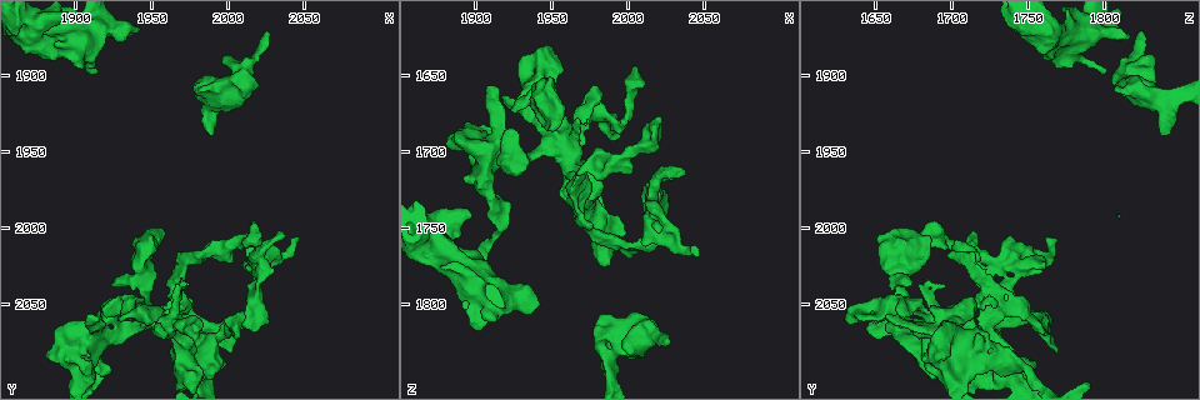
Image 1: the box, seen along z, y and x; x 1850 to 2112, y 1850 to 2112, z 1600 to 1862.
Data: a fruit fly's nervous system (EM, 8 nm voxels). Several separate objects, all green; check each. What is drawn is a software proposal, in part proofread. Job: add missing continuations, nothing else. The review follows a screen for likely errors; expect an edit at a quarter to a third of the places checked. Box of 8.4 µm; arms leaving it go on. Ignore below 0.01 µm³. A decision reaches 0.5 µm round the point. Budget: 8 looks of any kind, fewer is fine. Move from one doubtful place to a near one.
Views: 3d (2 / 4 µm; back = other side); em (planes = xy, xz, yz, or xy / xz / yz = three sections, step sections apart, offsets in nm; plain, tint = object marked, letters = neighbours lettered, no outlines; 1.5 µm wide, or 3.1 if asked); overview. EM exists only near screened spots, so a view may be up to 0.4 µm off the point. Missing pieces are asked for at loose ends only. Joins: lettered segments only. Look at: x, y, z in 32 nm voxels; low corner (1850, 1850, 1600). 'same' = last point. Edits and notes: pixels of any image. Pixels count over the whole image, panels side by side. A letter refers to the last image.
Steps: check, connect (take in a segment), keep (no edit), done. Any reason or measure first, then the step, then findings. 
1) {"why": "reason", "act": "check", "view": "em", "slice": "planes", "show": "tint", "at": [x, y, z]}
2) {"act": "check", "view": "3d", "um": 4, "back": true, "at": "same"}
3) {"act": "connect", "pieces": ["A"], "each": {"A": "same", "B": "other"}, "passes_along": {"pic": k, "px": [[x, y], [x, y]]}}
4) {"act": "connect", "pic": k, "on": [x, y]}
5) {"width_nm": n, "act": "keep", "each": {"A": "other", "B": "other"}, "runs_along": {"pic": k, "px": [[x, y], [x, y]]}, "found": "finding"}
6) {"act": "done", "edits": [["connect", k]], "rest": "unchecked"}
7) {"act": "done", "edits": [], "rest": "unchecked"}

{"why": "branch stops here", "act": "check", "view": "em", "slice": "xz", "step": 4, "show": "plain", "at": [2022, 1872, 1826]}

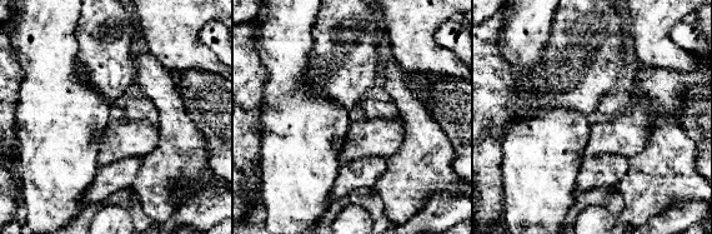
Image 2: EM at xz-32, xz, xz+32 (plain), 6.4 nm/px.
{"why": "see the neighbours", "act": "check", "view": "em", "slice": "xz", "step": 4, "show": "letters", "at": "same"}

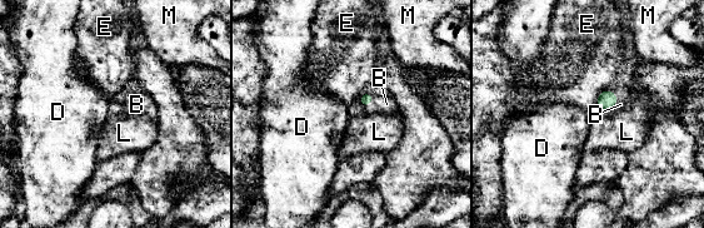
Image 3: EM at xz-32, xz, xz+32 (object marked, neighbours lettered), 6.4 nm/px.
{"act": "connect", "pieces": ["B"], "each": {"B": "same", "D": "other", "E": "other", "L": "other", "M": "other"}, "passes_along": {"pic": 3, "px": [[365, 98], [372, 100], [387, 104]]}, "found": "it goes on there"}

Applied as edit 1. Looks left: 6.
{"act": "check", "view": "overview"}

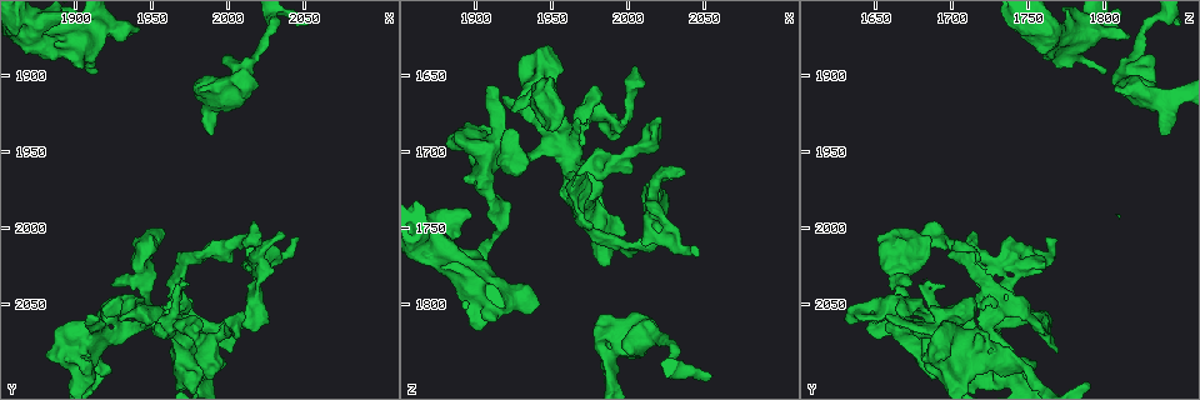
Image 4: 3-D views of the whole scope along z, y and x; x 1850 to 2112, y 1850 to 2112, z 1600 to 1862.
{"why": "an open end", "act": "check", "view": "em", "slice": "planes", "show": "letters", "at": [1912, 1898, 1800]}

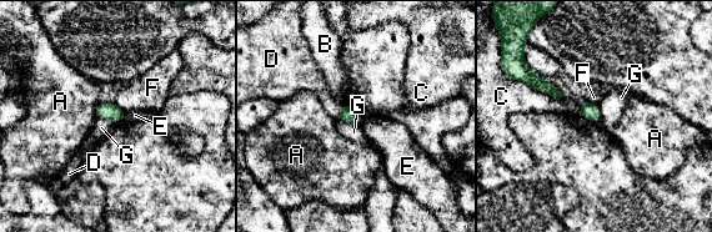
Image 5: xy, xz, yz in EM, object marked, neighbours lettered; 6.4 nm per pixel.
{"longest_contact_nm": ["C", 320], "act": "keep", "each": {"A": "other", "B": "other", "C": "other", "D": "other", "E": "other", "F": "other", "G": "other"}, "border": {"pic": 5, "px": [[336, 119], [360, 125]]}, "found": "none of them fits"}

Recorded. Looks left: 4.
{"why": "thin end", "act": "check", "view": "3d", "um": 4, "at": [1972, 2036, 1696]}

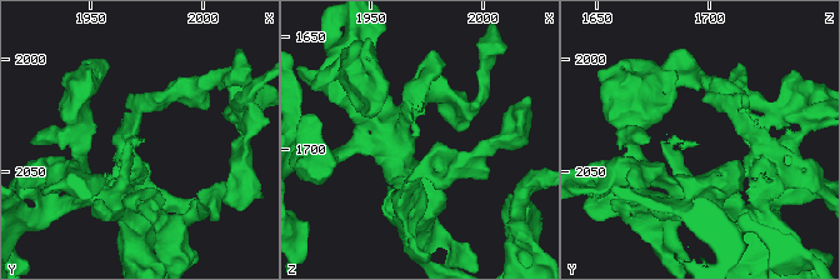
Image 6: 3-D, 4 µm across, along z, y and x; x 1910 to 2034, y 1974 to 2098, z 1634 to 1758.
{"act": "check", "view": "em", "slice": "planes", "show": "letters", "at": [1971, 2038, 1696]}

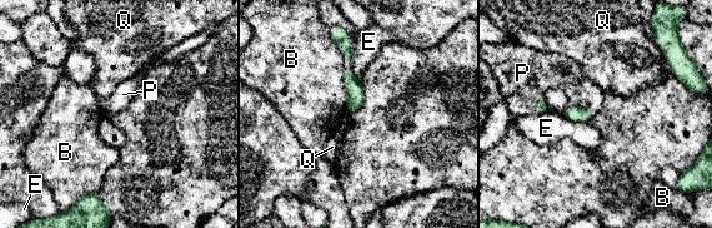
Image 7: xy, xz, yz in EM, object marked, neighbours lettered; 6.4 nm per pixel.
{"act": "connect", "pieces": ["P"], "each": {"B": "other", "E": "other", "P": "same", "Q": "other"}, "found": "it goes on there"}

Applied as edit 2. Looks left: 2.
{"act": "done", "edits": [["connect", 3], ["connect", 7]], "rest": "unchecked"}

